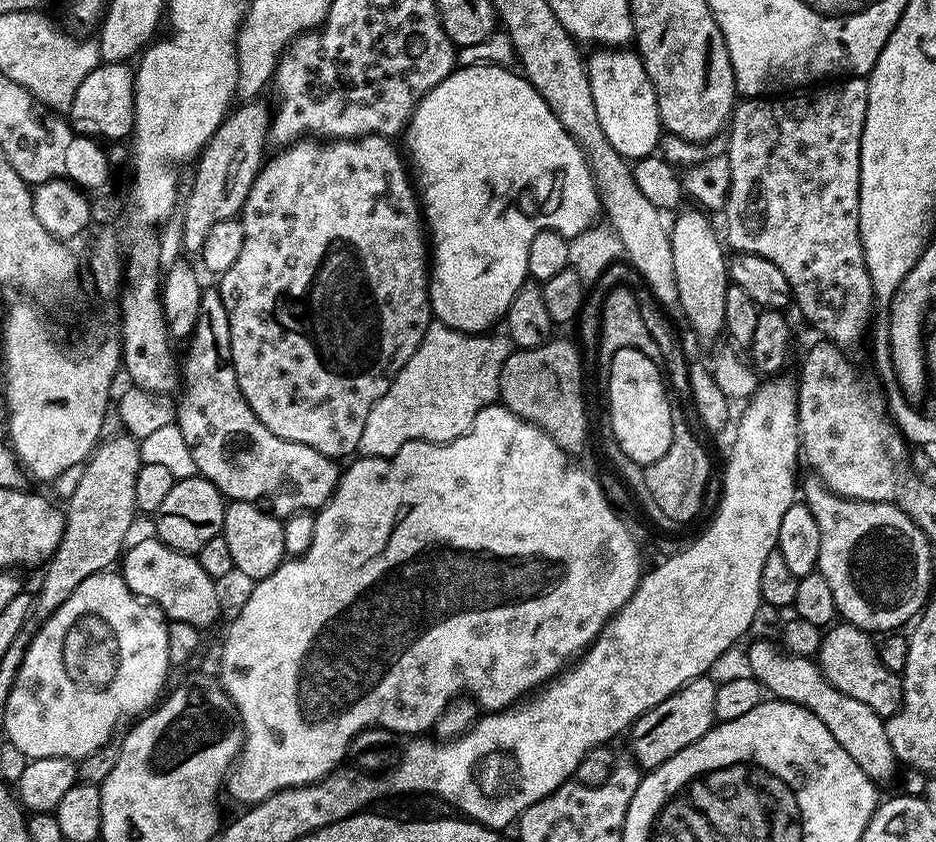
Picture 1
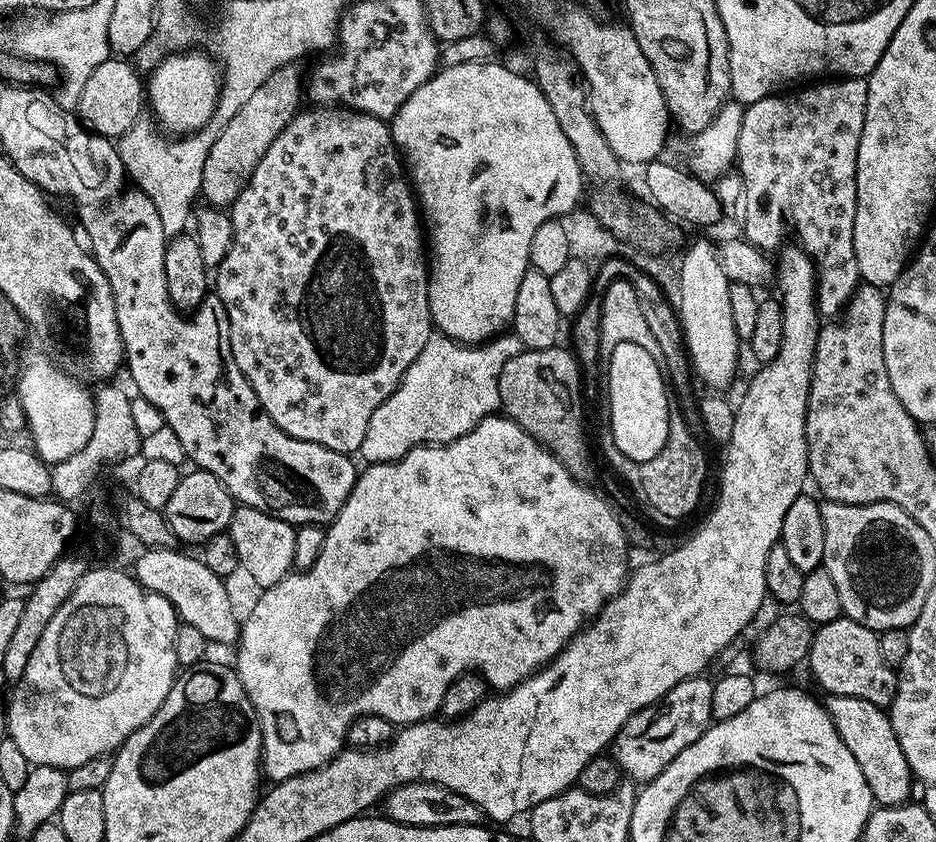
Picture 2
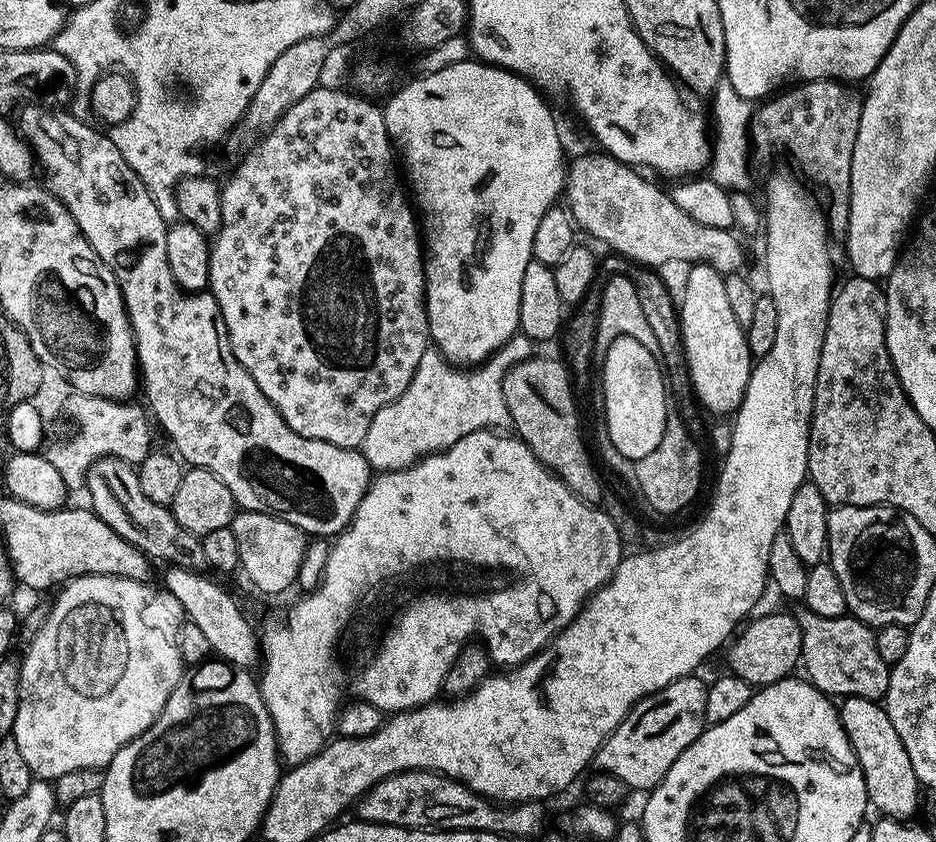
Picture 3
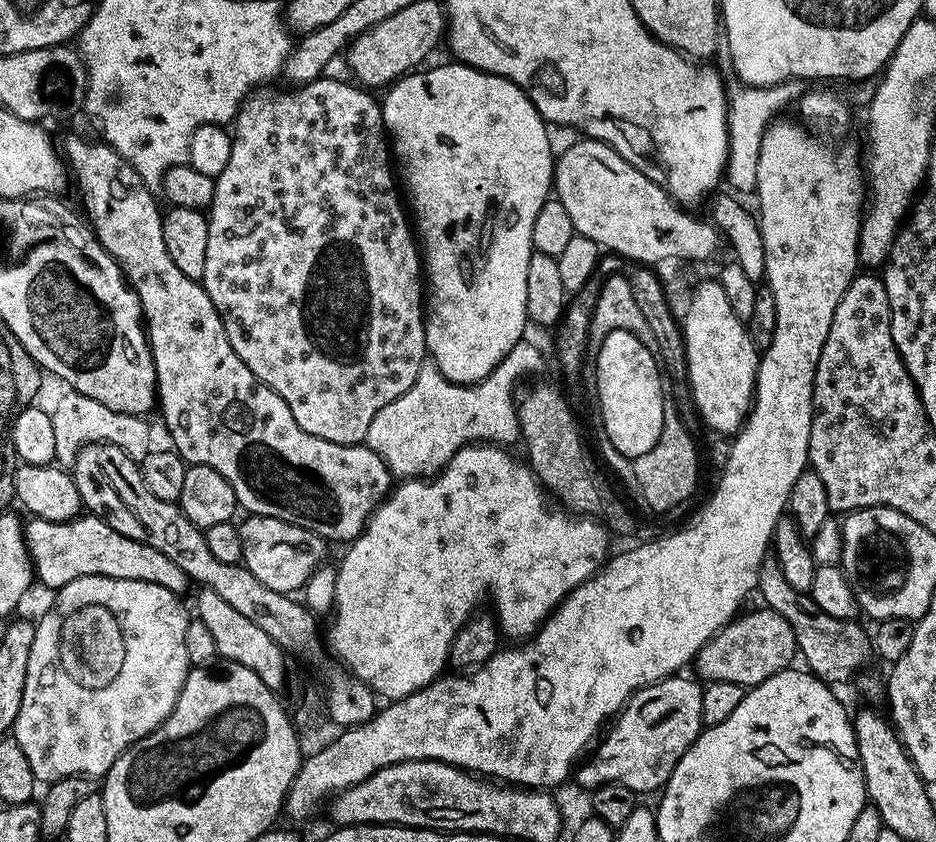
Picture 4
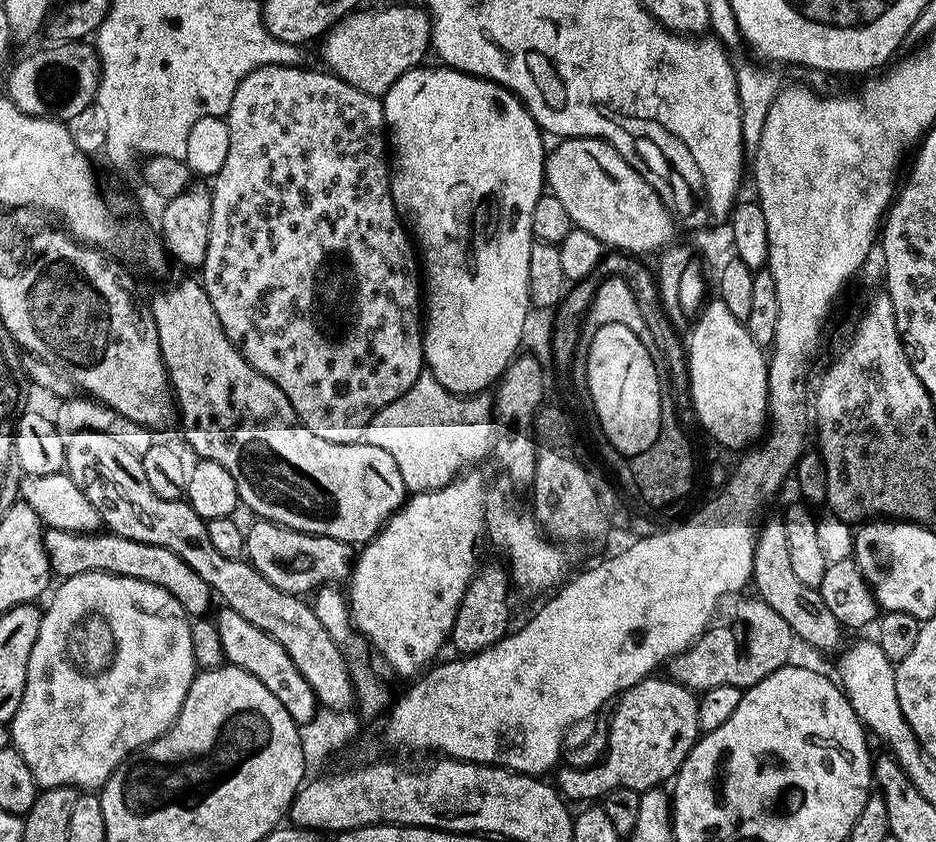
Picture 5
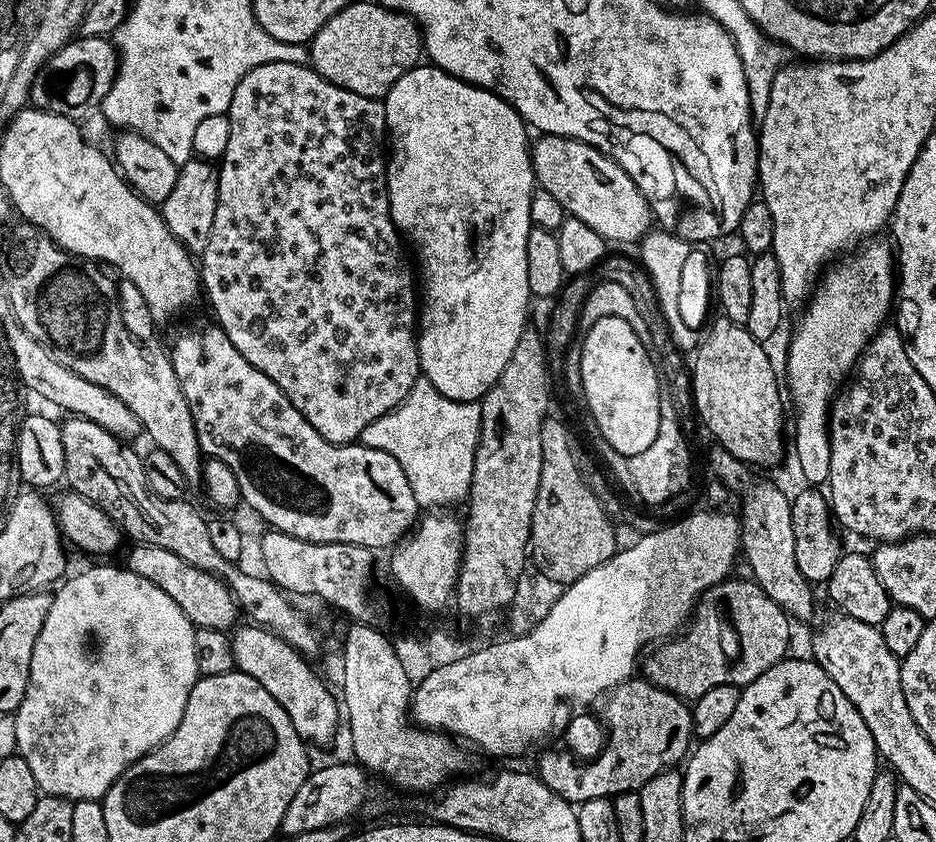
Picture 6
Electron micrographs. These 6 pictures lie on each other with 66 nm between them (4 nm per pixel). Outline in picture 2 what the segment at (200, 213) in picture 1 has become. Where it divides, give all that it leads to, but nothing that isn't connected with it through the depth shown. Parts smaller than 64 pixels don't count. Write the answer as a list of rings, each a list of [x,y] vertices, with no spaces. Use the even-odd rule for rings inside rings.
[[[293,62],[274,70],[274,74],[270,74],[270,78],[266,78],[266,82],[262,82],[262,86],[258,86],[258,91],[238,109],[238,114],[234,114],[234,118],[230,118],[230,122],[226,122],[222,134],[218,134],[218,138],[214,138],[214,146],[210,146],[210,154],[206,154],[206,166],[202,169],[200,196],[205,205],[221,210],[231,206],[238,198],[238,194],[242,194],[246,182],[250,182],[250,174],[254,174],[254,166],[258,166],[262,154],[266,154],[266,150],[270,150],[270,142],[274,142],[274,138],[278,138],[278,134],[282,134],[284,127],[296,117],[300,106],[298,105],[300,96],[302,100],[306,92],[306,84],[302,79],[302,72],[300,76],[299,66],[299,63]]]

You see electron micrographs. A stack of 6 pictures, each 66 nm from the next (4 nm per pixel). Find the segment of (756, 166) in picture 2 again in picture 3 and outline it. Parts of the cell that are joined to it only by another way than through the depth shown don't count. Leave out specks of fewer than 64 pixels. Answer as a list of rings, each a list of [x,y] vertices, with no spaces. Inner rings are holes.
[[[839,80],[797,83],[765,99],[753,111],[750,129],[752,152],[757,161],[770,159],[776,148],[785,148],[800,167],[799,175],[809,185],[817,184],[828,195],[826,219],[829,229],[837,234],[848,231],[850,162],[854,158],[854,138],[858,138],[858,122],[864,105],[861,93],[852,88],[855,87]]]

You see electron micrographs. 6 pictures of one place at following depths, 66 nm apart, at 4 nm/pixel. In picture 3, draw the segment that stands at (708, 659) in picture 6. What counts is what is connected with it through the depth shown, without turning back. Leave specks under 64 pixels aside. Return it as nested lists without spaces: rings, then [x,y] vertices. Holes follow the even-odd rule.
[[[772,612],[769,616],[758,617],[752,625],[750,624],[731,641],[731,671],[753,686],[773,684],[791,677],[795,673],[792,671],[801,663],[802,654],[802,630],[795,615],[788,613],[787,616],[784,612]]]

